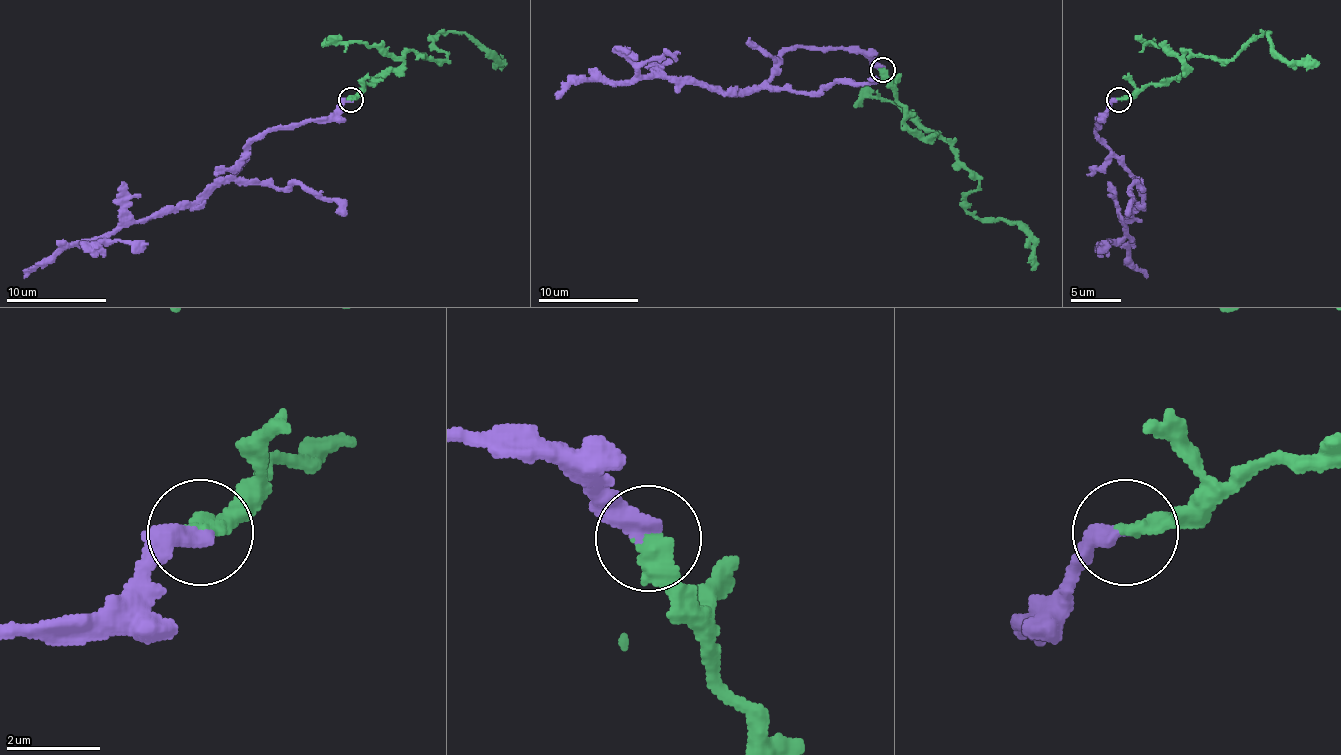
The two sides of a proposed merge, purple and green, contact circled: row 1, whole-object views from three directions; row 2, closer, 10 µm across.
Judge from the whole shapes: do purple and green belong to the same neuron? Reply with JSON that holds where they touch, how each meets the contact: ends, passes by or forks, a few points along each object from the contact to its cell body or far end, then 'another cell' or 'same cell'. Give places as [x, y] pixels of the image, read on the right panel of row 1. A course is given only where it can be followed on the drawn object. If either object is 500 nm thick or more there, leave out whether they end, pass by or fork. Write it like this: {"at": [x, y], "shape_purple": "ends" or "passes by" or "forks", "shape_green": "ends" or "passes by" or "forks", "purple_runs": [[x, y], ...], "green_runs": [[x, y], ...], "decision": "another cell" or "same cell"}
{"at": [1119, 99], "shape_purple": "ends", "shape_green": "ends", "purple_runs": [[1119, 100], [1099, 117], [1097, 132], [1112, 155], [1137, 180], [1142, 200], [1127, 220], [1129, 260], [1147, 277]], "green_runs": [[1119, 100], [1177, 77], [1189, 50], [1229, 60], [1262, 32], [1287, 62], [1319, 65]], "decision": "same cell"}

